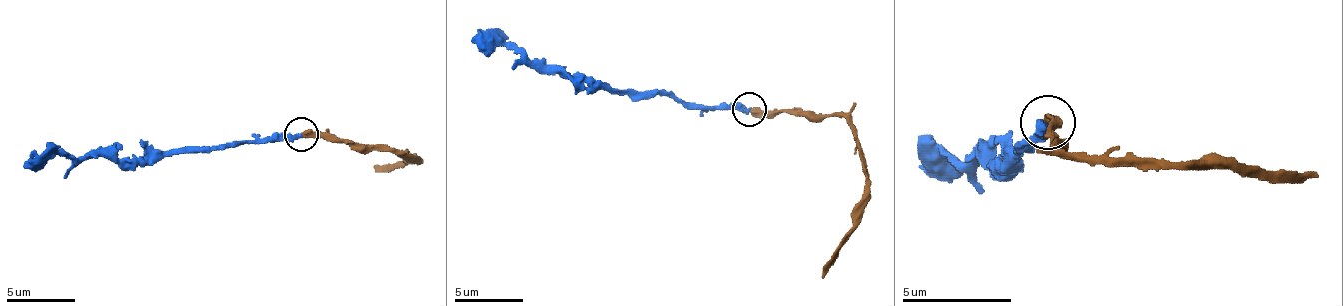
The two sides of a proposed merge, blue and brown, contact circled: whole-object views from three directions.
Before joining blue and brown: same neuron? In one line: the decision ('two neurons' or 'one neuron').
one neuron

